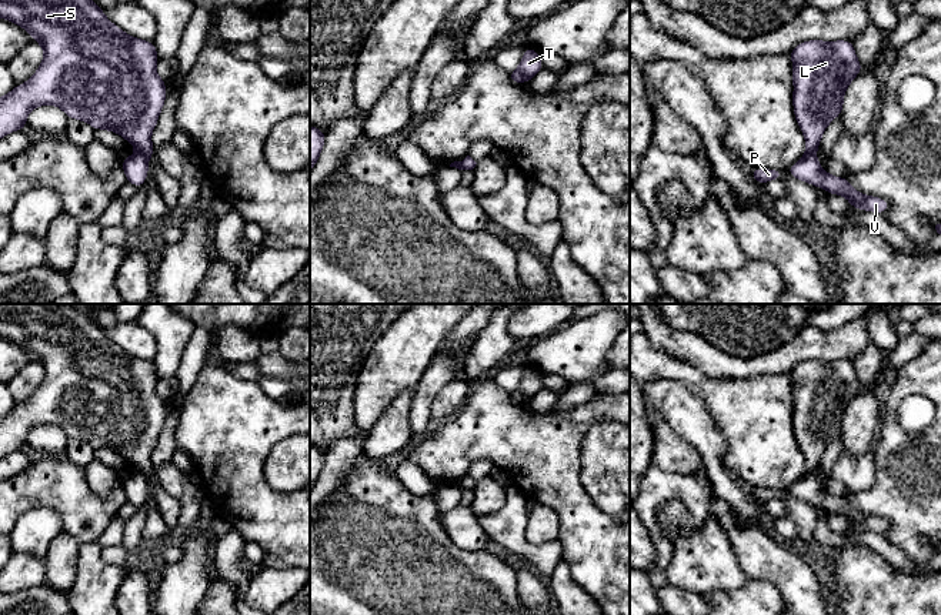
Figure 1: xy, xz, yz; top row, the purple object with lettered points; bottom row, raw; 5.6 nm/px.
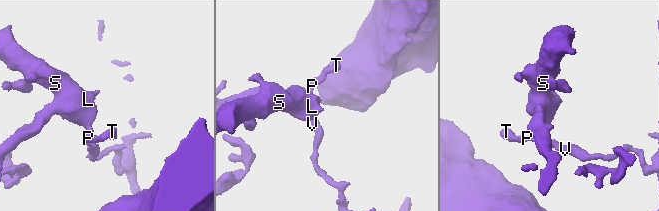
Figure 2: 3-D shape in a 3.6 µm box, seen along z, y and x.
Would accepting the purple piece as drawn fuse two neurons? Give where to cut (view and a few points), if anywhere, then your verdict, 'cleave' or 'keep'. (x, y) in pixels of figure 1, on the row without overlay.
cut yz (806, 473), (814, 474); cleave

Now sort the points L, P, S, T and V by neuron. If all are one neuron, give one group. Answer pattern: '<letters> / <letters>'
L S / P T V

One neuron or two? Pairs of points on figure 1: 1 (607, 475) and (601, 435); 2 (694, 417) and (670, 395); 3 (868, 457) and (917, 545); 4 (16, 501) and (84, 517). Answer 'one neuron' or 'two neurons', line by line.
1: one neuron
2: one neuron
3: two neurons
4: one neuron

